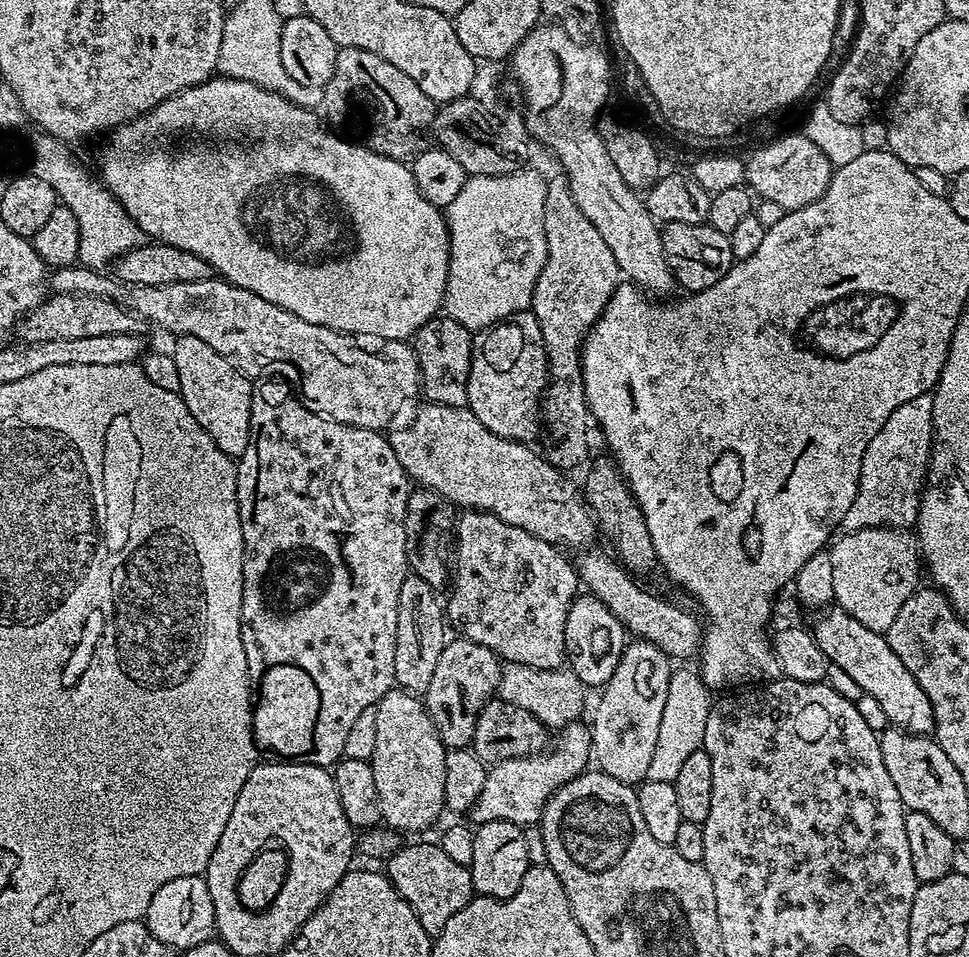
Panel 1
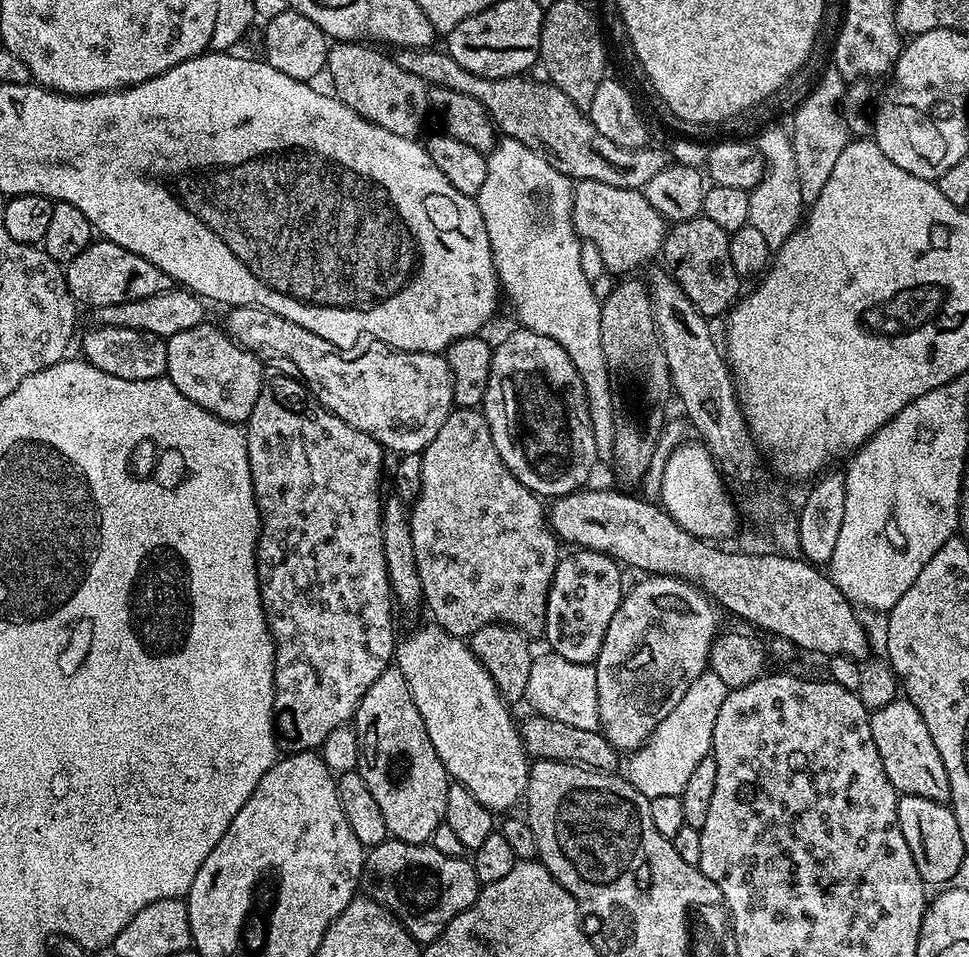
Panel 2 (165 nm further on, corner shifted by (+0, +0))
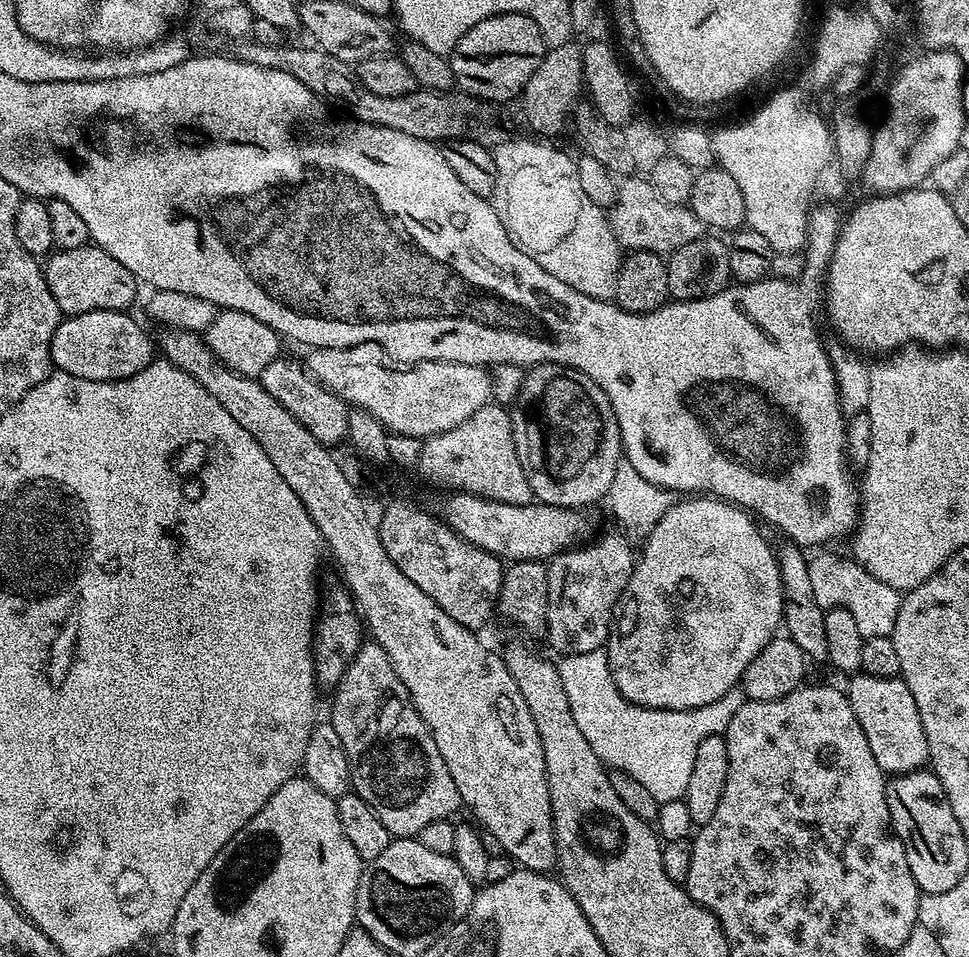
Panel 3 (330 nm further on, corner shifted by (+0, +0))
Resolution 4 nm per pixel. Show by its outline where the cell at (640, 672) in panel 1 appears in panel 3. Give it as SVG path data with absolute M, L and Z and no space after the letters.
M684 498L684 501L681 499L666 510L666 514L663 514L647 533L648 541L645 542L641 552L639 549L638 559L635 561L630 578L612 611L606 645L614 686L618 686L624 698L638 706L684 712L688 708L706 706L714 702L714 698L722 698L722 694L726 694L743 681L746 666L750 666L753 658L772 641L773 636L777 635L784 618L784 591L776 553L773 545L768 545L767 538L756 529L755 523L757 524L757 521L745 509L723 498Z

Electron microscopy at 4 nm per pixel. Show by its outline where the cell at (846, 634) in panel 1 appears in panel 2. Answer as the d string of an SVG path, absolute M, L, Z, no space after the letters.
M592 488L581 490L579 492L572 492L568 496L562 496L553 499L550 504L550 511L547 513L546 520L551 527L553 535L556 536L557 541L564 540L568 546L575 546L580 550L587 550L590 552L601 552L607 556L615 558L621 565L627 566L629 564L632 568L637 568L640 574L651 574L653 576L677 576L680 580L689 580L691 584L696 585L697 588L703 589L705 593L713 600L725 613L733 612L736 616L741 616L748 624L753 624L756 628L761 628L762 631L768 632L772 636L781 636L786 638L792 644L796 645L797 649L808 652L817 652L821 658L829 656L848 656L851 660L863 662L869 659L870 649L868 647L868 640L866 630L863 629L862 622L859 621L857 611L854 609L852 601L845 598L842 590L838 590L838 586L832 581L831 575L824 576L819 567L808 563L803 558L795 558L790 554L771 554L767 556L764 552L727 552L724 546L717 546L715 543L699 540L696 536L691 536L686 530L682 530L682 526L678 526L678 522L674 522L674 518L670 518L670 514L659 503L653 502L648 498L641 498L639 495L627 496L624 492L607 492L604 488Z

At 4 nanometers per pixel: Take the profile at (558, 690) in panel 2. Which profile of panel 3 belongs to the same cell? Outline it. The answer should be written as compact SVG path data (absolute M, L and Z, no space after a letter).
M604 648L590 650L586 654L570 654L560 656L556 664L558 674L562 678L562 687L566 689L566 699L570 701L570 714L574 714L574 722L578 722L578 730L590 742L590 750L598 754L598 758L609 769L617 768L637 782L642 782L650 794L661 804L671 800L682 800L686 794L686 786L690 783L690 773L694 770L694 757L698 755L698 746L706 738L719 736L730 726L730 718L738 714L745 702L743 687L730 689L722 698L714 698L706 706L682 710L662 710L638 706L622 696L618 686L614 686L614 678L610 674L610 662Z

